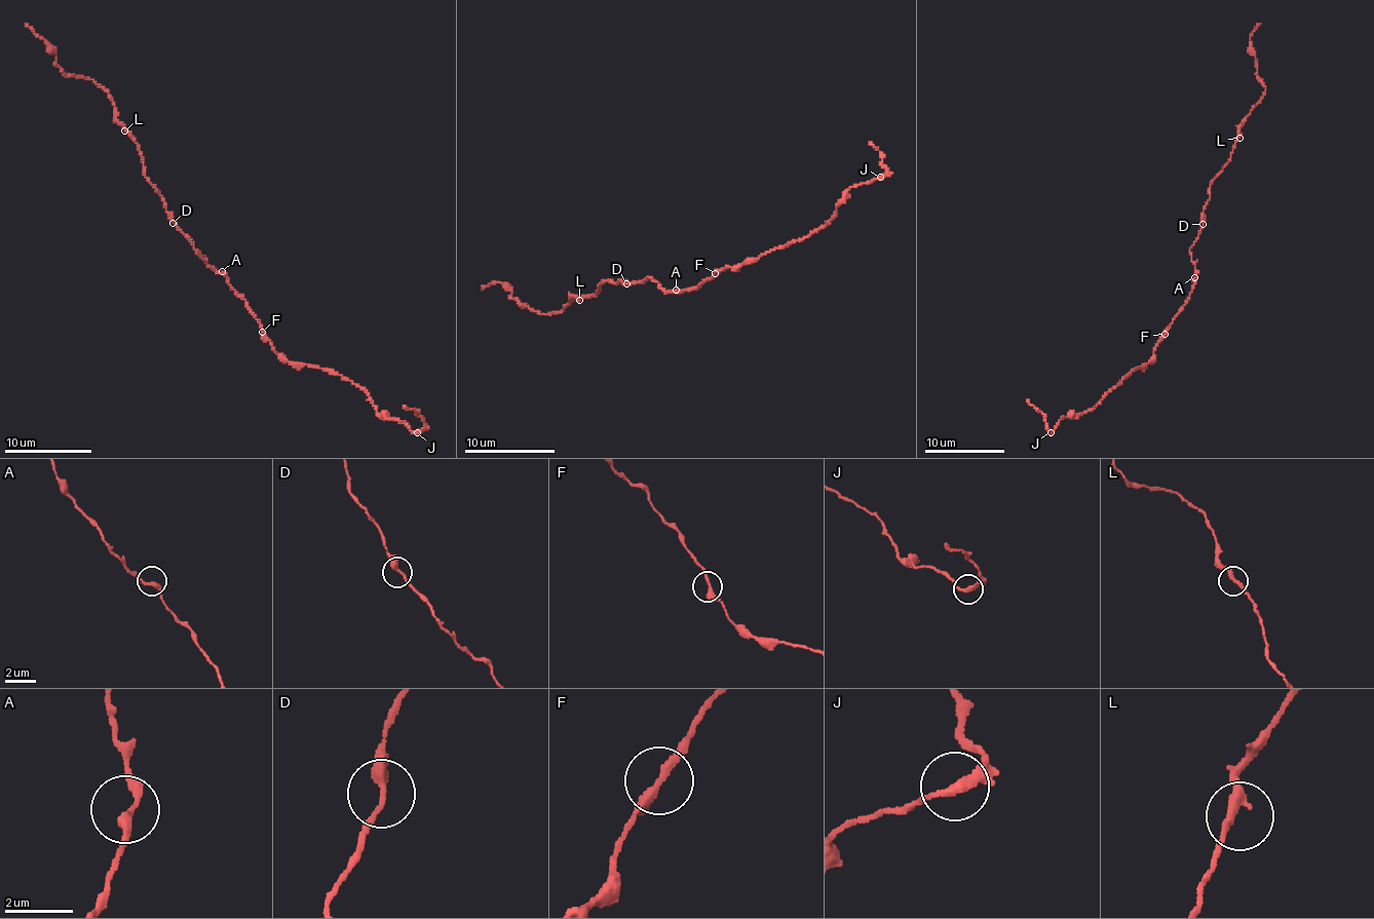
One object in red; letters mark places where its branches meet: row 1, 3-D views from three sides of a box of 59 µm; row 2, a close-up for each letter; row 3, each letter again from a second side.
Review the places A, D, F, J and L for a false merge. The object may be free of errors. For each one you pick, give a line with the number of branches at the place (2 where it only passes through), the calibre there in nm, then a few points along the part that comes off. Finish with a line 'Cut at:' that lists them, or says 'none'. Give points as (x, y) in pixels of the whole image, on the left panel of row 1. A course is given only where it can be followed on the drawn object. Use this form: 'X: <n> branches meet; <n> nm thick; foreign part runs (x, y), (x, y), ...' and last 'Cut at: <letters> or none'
J: 2 branches meet; 240 nm thick; foreign part runs (418, 431), (424, 426), (424, 420), (404, 406)
Cut at: J

